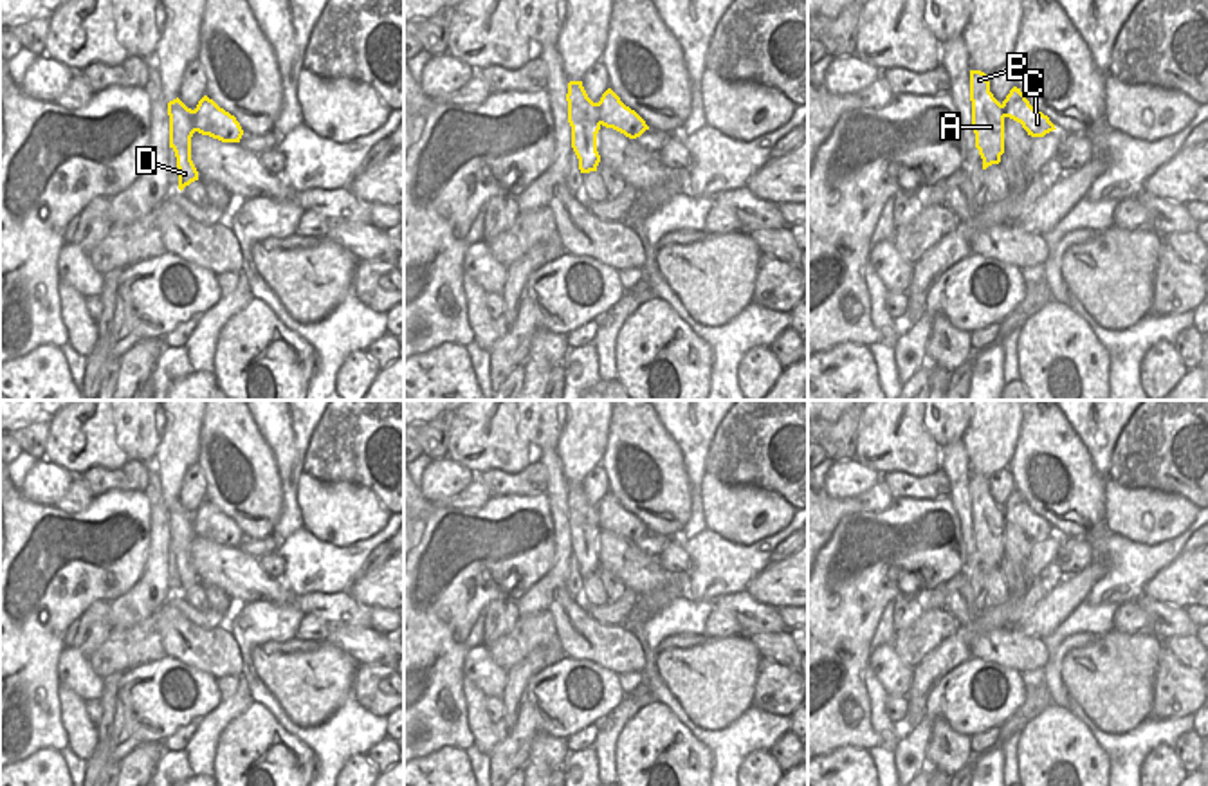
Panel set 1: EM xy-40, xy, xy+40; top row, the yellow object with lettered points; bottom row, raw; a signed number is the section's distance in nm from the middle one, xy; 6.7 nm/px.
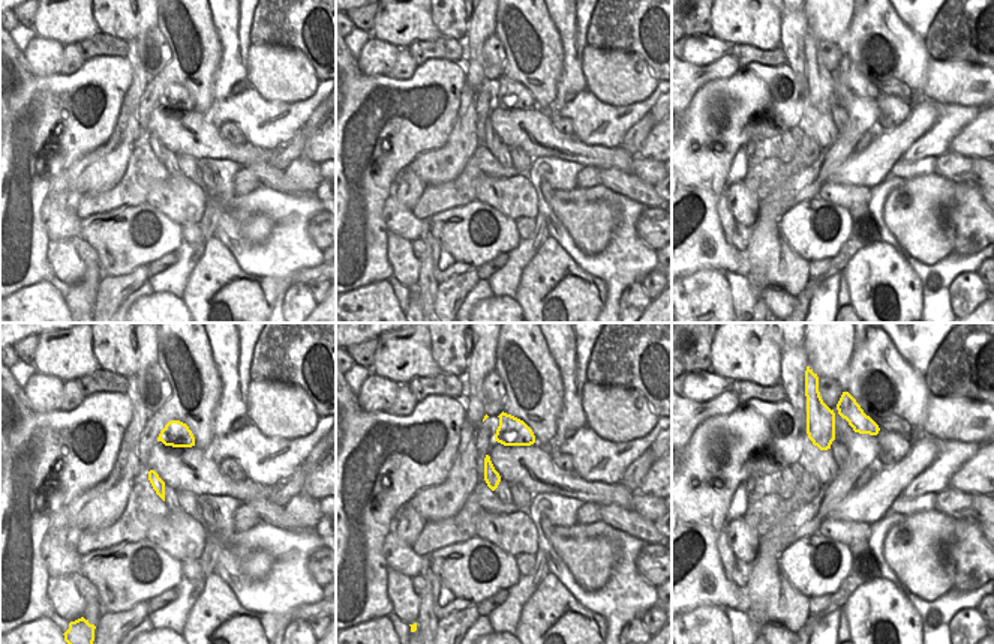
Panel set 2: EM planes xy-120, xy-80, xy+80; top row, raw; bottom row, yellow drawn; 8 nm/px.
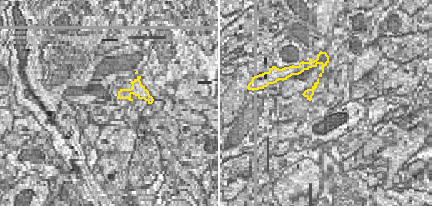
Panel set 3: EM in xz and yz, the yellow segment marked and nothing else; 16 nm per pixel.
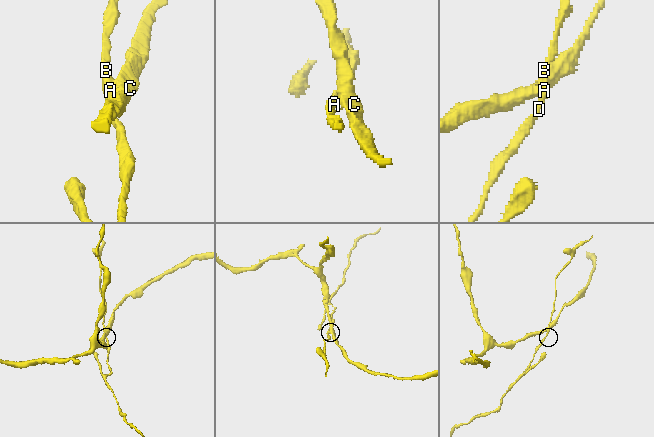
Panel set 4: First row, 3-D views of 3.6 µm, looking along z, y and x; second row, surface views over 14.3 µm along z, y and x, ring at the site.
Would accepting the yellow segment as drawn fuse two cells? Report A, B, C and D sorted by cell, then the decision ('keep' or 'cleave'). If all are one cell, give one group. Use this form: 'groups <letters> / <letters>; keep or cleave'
groups A B D / C; cleave

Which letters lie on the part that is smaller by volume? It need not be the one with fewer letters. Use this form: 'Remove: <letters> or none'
Remove: A, B, D

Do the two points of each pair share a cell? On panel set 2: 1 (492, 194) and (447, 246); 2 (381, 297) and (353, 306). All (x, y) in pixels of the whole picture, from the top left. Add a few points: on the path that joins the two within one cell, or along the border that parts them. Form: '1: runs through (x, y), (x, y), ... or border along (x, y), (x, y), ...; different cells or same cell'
1: border along (477, 198), (514, 221); different cells
2: runs through (374, 305), (360, 305); same cell

